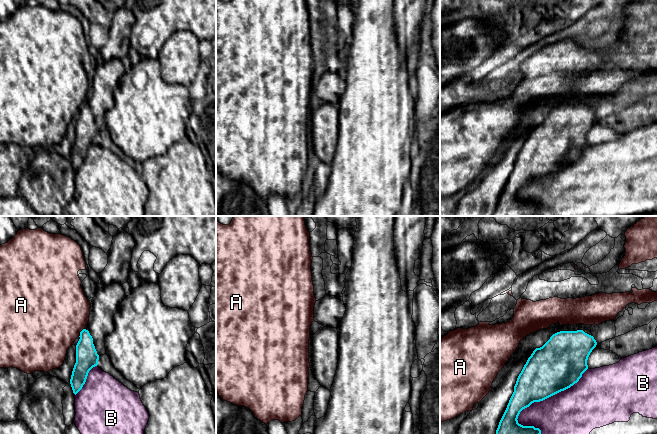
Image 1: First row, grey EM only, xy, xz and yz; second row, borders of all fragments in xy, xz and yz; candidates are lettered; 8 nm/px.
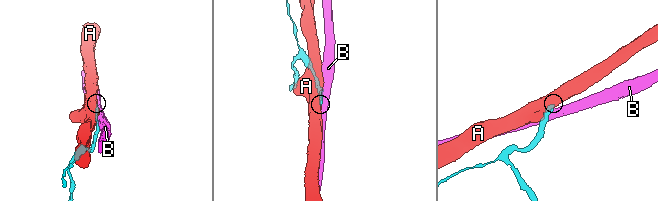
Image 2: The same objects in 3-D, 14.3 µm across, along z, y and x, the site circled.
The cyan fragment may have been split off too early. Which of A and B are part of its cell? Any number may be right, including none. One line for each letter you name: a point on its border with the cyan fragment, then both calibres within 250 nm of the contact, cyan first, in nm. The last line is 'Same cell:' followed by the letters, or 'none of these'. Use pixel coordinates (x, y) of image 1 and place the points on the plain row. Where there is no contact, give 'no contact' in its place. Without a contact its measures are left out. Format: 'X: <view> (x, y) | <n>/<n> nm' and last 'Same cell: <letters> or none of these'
Same cell: none of these

